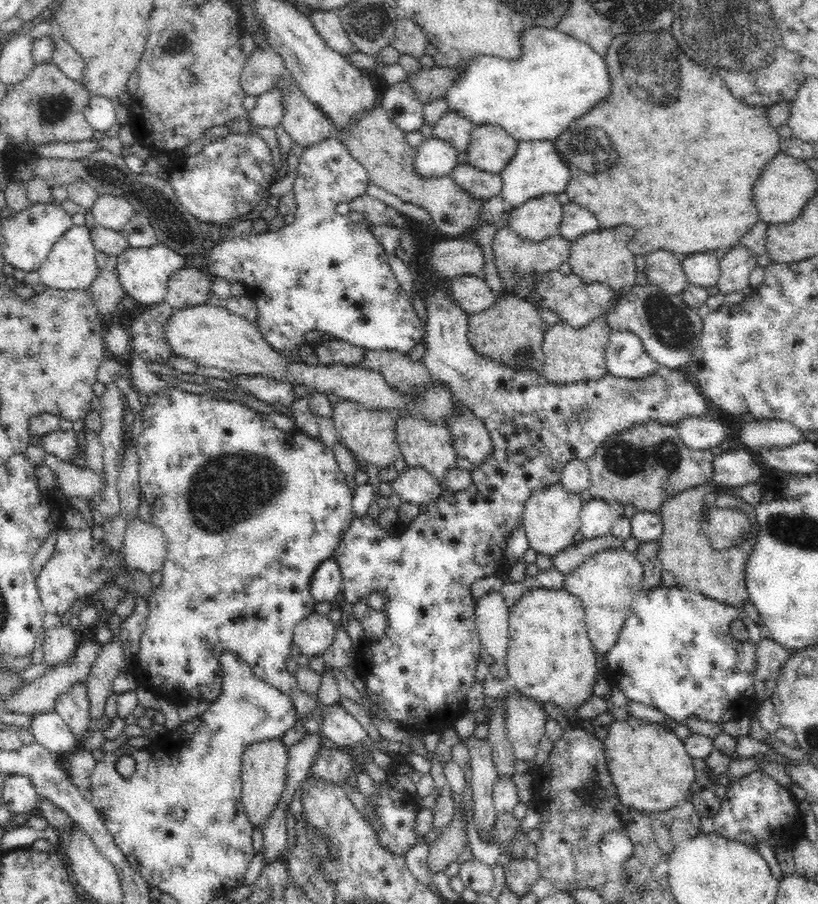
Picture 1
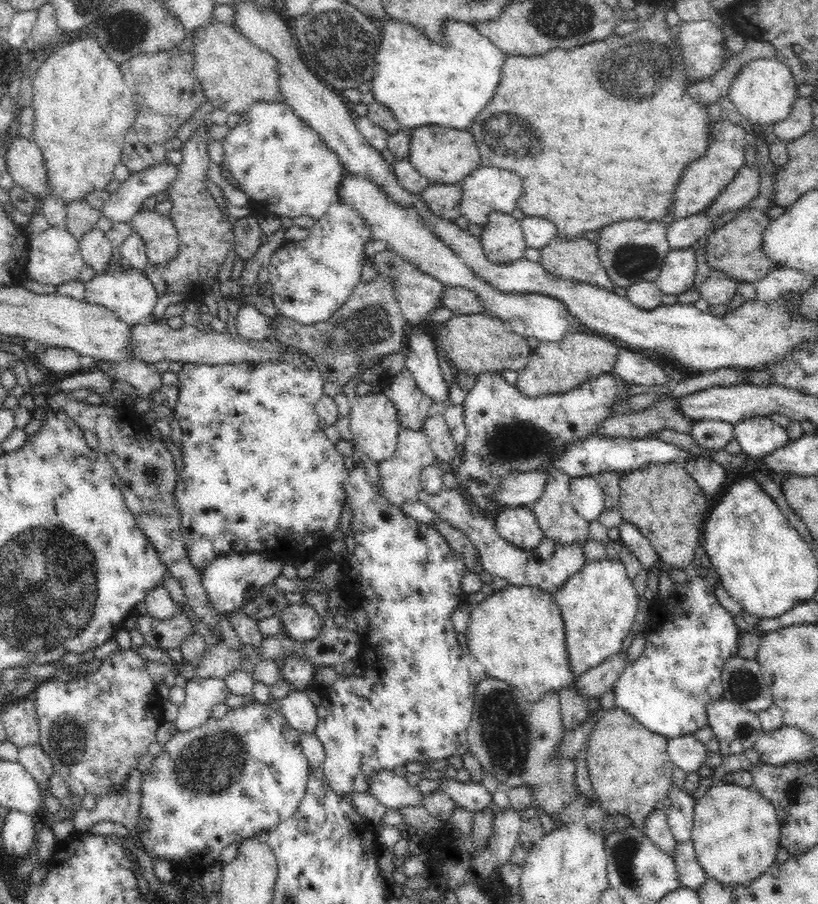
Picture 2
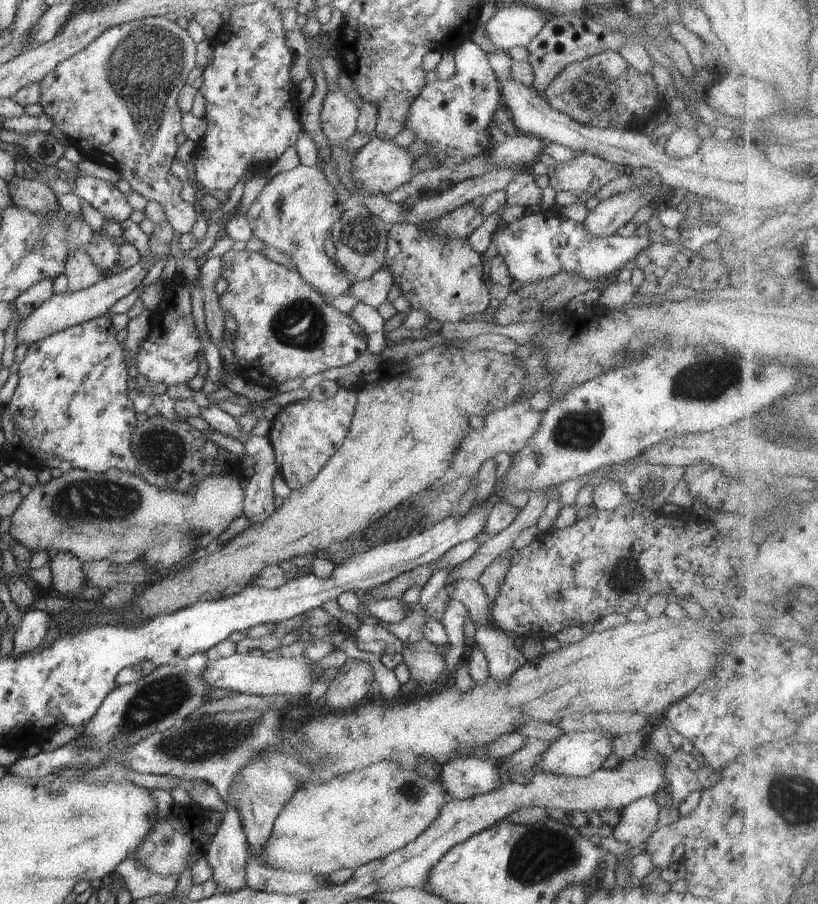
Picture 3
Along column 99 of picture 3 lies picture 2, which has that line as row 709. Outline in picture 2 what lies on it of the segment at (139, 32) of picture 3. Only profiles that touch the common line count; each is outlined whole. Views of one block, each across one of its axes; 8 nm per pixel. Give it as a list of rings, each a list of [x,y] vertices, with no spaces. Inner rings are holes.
[[[136,647],[119,648],[102,659],[95,672],[68,681],[46,679],[32,692],[38,713],[39,745],[50,757],[54,773],[66,779],[70,787],[68,796],[75,793],[83,797],[90,793],[98,798],[112,793],[116,785],[126,784],[131,770],[138,767],[140,757],[148,752],[148,746],[157,742],[157,730],[164,723],[164,700],[148,673],[146,662]]]

